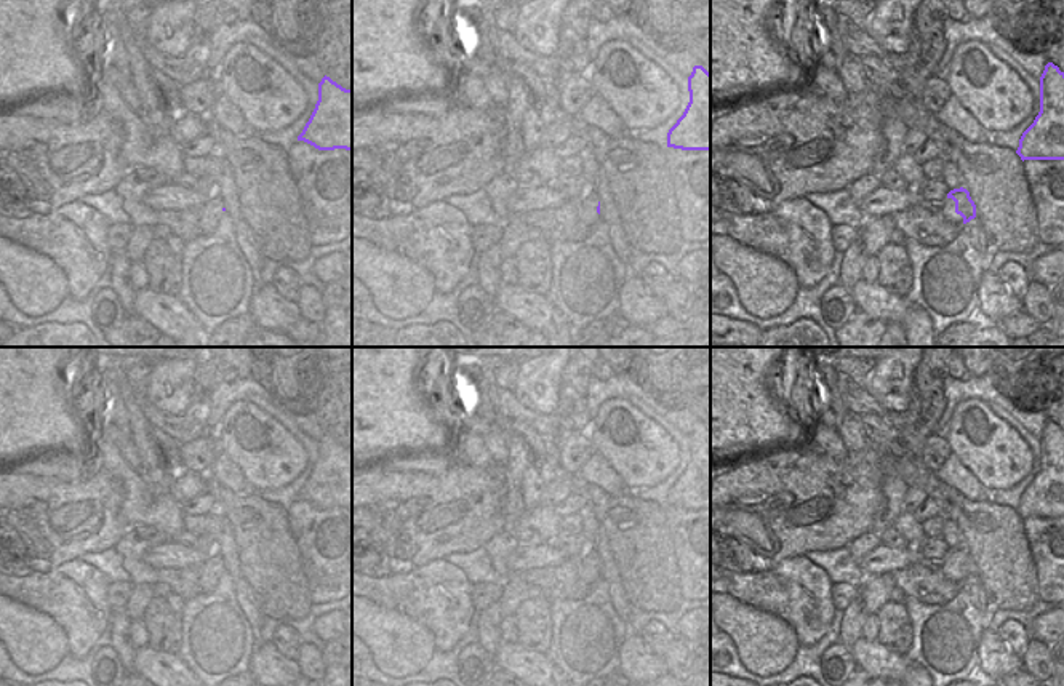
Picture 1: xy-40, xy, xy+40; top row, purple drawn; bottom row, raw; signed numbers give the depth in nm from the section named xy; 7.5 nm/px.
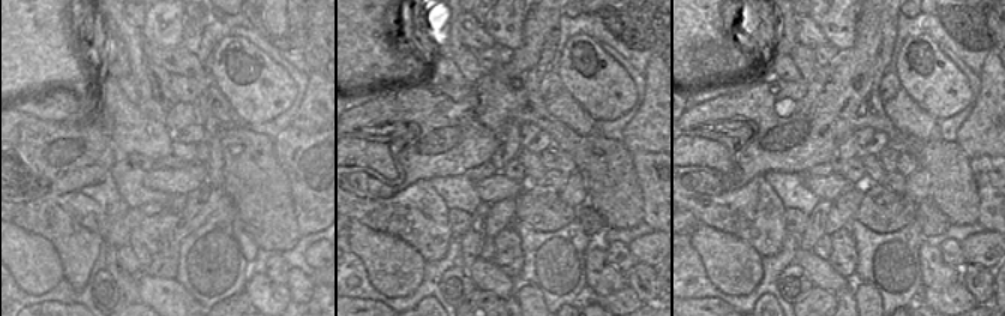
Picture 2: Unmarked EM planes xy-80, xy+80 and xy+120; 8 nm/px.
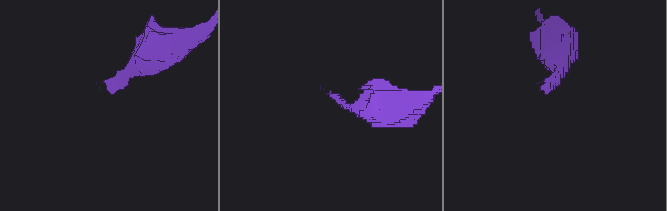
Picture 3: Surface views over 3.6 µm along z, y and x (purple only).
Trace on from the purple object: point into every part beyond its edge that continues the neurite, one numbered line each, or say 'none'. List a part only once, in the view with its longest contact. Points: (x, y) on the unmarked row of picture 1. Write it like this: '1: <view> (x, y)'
none

